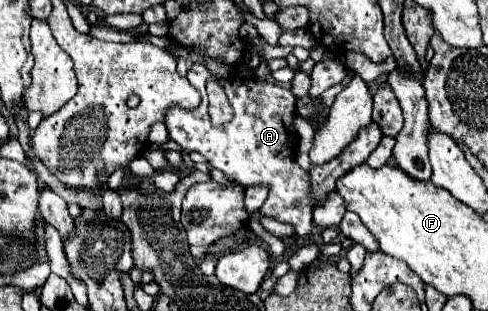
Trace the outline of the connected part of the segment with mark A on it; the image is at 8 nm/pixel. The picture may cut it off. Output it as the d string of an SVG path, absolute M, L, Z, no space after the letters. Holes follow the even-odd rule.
M194 63L188 71L190 83L202 95L202 103L192 111L182 111L178 107L166 113L166 127L172 141L176 141L186 153L198 151L206 157L208 165L220 169L226 177L248 187L266 185L268 199L260 207L260 215L272 217L280 223L288 223L294 227L296 235L310 235L312 231L312 187L310 175L296 163L298 153L298 137L294 129L296 117L296 97L290 89L284 89L276 83L256 81L254 77L216 77L204 63ZM218 79L226 89L226 95L232 103L234 117L230 123L222 127L212 127L208 117L208 97L206 97L206 81Z

